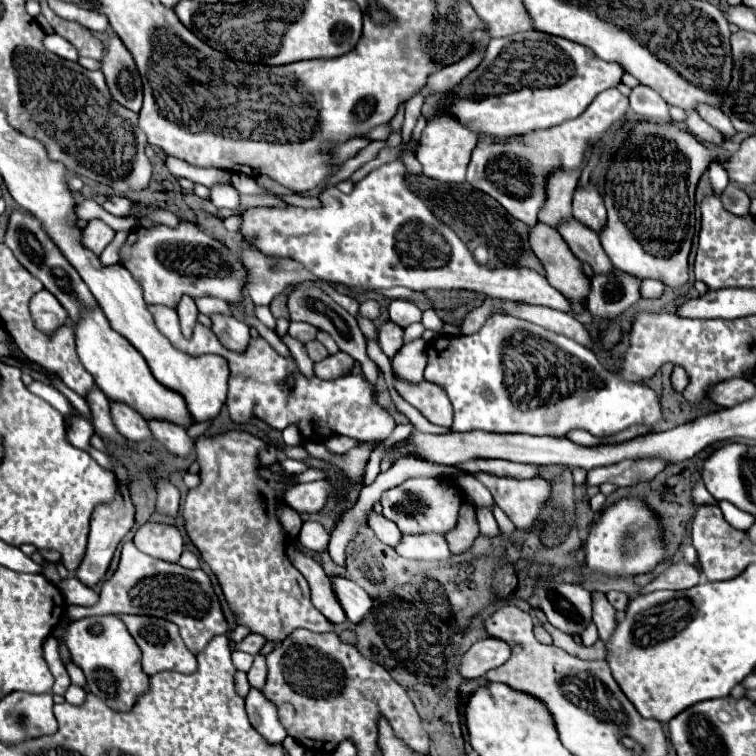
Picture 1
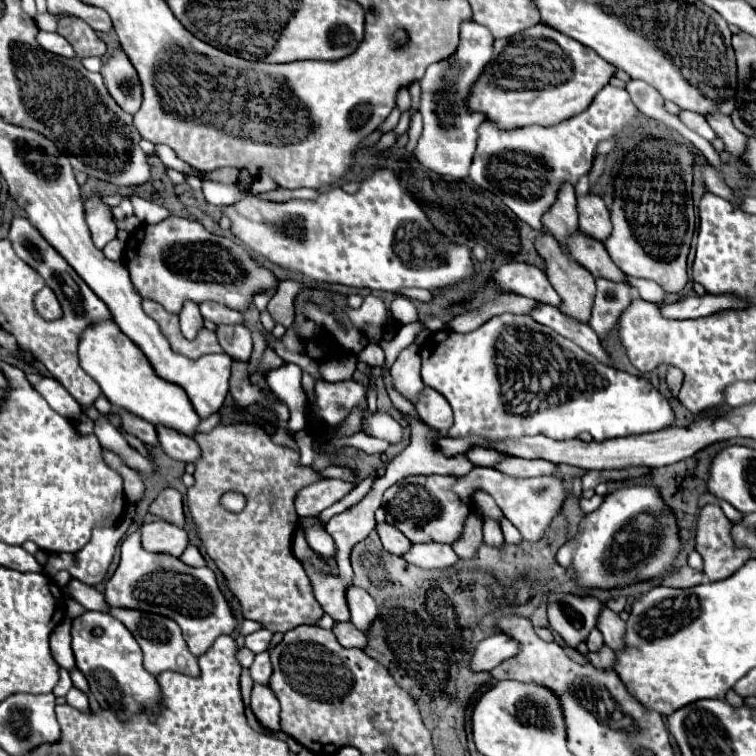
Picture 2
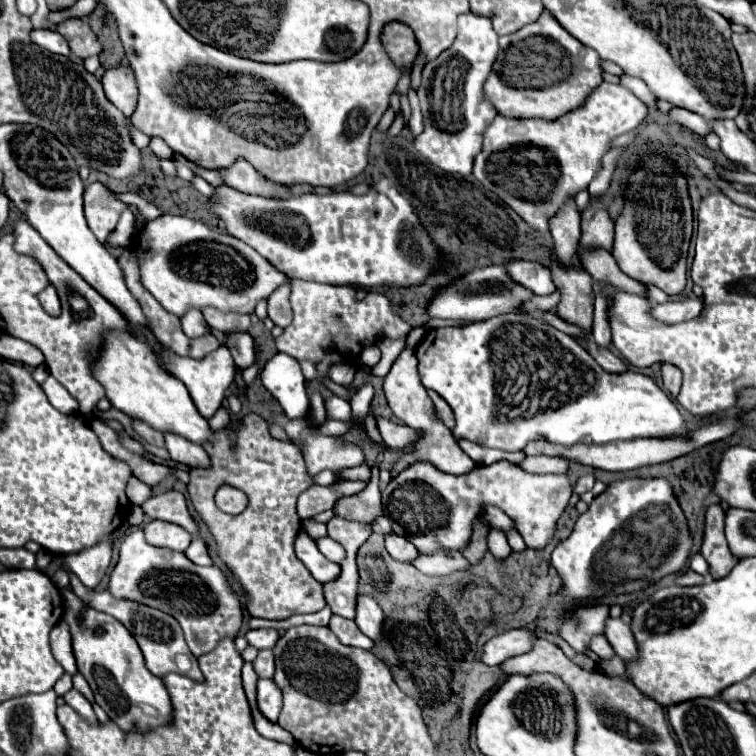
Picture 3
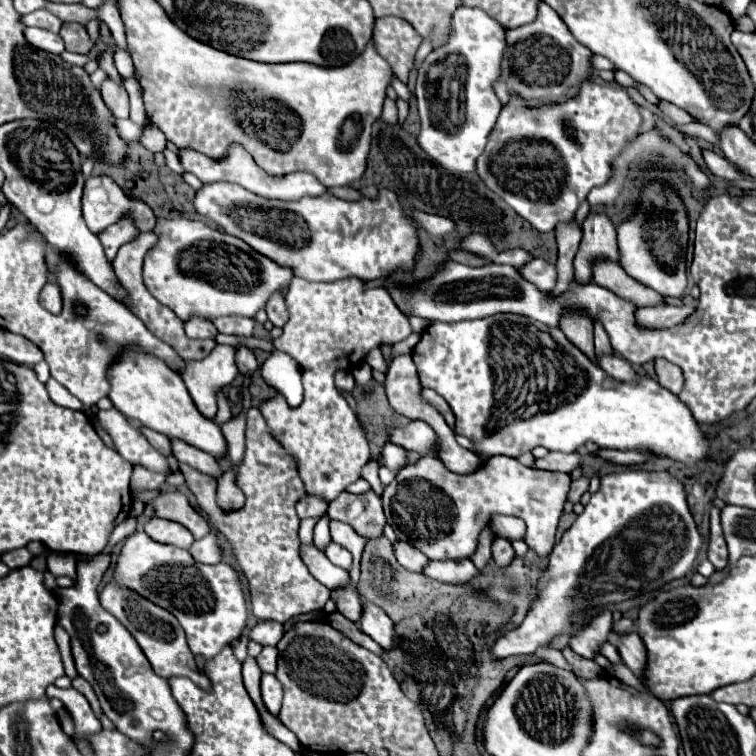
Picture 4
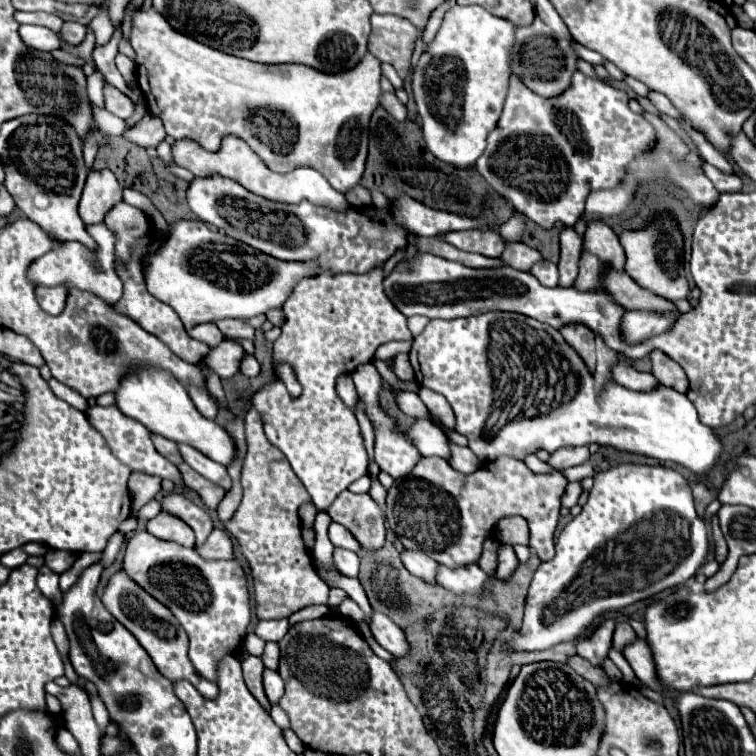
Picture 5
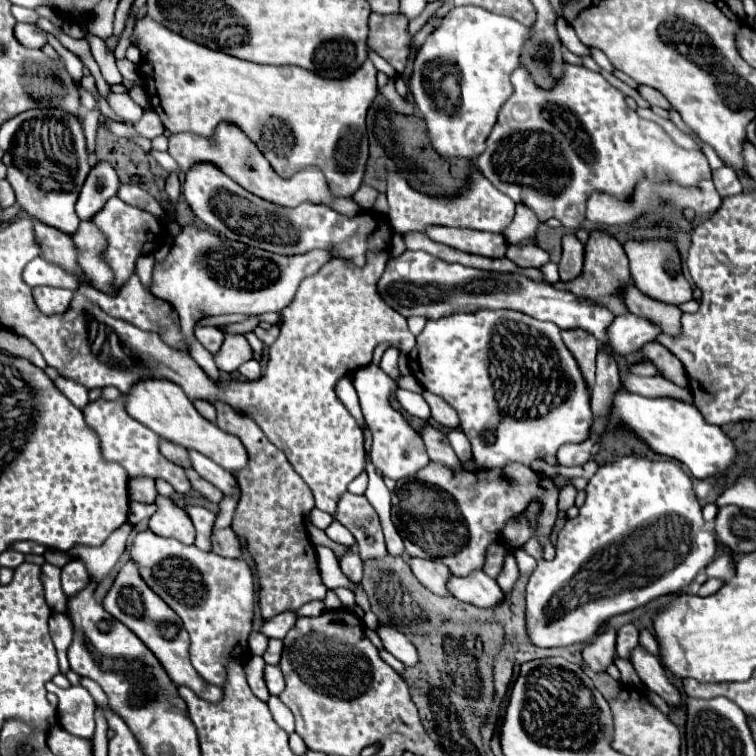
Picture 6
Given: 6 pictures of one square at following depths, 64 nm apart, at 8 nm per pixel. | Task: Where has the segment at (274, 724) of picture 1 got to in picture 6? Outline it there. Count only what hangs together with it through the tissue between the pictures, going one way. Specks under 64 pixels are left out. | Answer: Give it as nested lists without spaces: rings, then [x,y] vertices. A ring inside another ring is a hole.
[[[266,666],[264,670],[264,680],[266,680],[266,686],[268,686],[268,692],[272,696],[280,696],[280,692],[284,690],[284,676],[280,672],[278,666]]]

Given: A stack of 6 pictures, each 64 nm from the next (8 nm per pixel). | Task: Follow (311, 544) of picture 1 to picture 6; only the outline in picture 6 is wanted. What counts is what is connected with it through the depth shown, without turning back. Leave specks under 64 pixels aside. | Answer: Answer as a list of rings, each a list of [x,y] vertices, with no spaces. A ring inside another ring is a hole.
[[[354,550],[346,552],[340,558],[340,568],[348,576],[348,580],[352,580],[352,582],[360,582],[362,580],[362,560]]]

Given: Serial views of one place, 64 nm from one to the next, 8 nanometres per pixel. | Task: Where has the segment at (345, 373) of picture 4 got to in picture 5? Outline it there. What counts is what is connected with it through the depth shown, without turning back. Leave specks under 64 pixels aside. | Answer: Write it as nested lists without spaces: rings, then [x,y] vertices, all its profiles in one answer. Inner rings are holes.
[[[342,374],[338,380],[336,380],[336,392],[338,396],[344,400],[344,404],[348,408],[356,408],[356,402],[358,402],[358,394],[356,394],[356,388],[354,388],[354,382],[352,382],[352,376],[350,374]]]

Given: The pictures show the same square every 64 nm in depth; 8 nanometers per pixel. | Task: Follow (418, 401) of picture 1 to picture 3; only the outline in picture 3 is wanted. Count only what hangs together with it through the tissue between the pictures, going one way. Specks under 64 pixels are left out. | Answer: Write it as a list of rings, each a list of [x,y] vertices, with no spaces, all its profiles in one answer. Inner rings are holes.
[[[428,390],[428,396],[430,396],[430,400],[432,400],[432,404],[434,404],[434,412],[436,412],[436,416],[452,430],[452,424],[454,424],[454,416],[452,416],[452,408],[448,408],[448,404],[446,404],[446,400],[442,398],[442,396],[438,396],[436,392],[432,392],[432,390]]]

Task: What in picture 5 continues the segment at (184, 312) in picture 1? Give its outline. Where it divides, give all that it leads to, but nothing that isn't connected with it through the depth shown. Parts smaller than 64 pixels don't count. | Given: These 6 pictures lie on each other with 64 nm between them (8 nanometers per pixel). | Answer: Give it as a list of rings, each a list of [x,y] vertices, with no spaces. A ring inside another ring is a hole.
[[[196,324],[194,328],[188,330],[188,336],[194,338],[194,340],[200,340],[204,344],[208,344],[210,348],[214,348],[216,344],[220,344],[224,340],[224,336],[216,328],[216,324]]]

